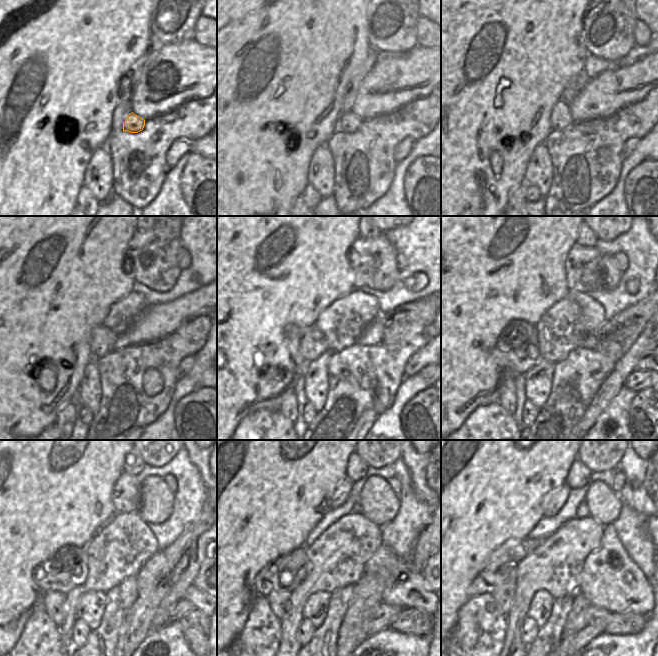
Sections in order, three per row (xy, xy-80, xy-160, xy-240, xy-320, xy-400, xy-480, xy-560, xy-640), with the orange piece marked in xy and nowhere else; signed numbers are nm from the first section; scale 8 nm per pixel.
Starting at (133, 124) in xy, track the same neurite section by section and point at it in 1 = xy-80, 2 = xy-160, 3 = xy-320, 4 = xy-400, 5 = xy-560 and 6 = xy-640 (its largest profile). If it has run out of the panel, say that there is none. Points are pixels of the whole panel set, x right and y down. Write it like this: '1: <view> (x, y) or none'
1: xy-80 (348, 122)
2: xy-160 (561, 118)
3: xy-320 (312, 344)
4: xy-400 (525, 355)
5: xy-560 (283, 574)
6: xy-640 (486, 582)

